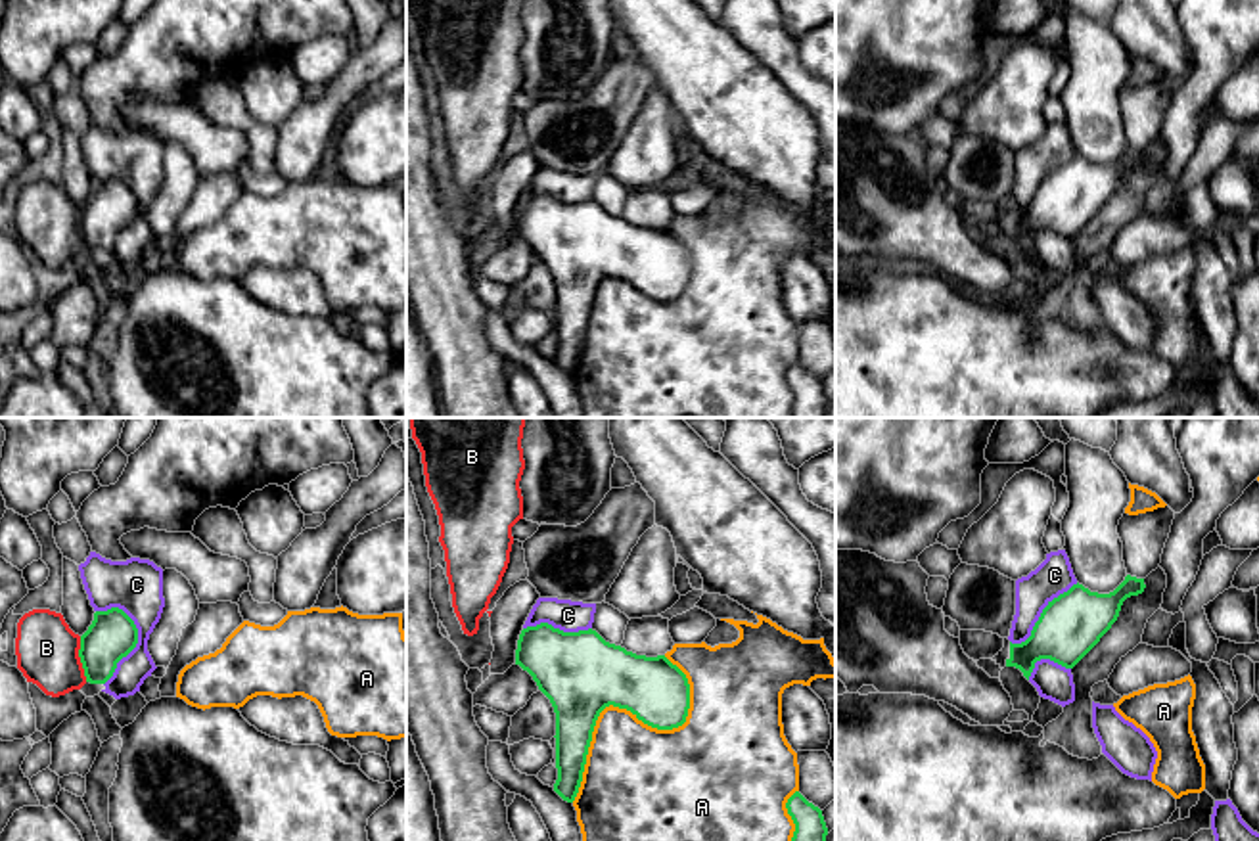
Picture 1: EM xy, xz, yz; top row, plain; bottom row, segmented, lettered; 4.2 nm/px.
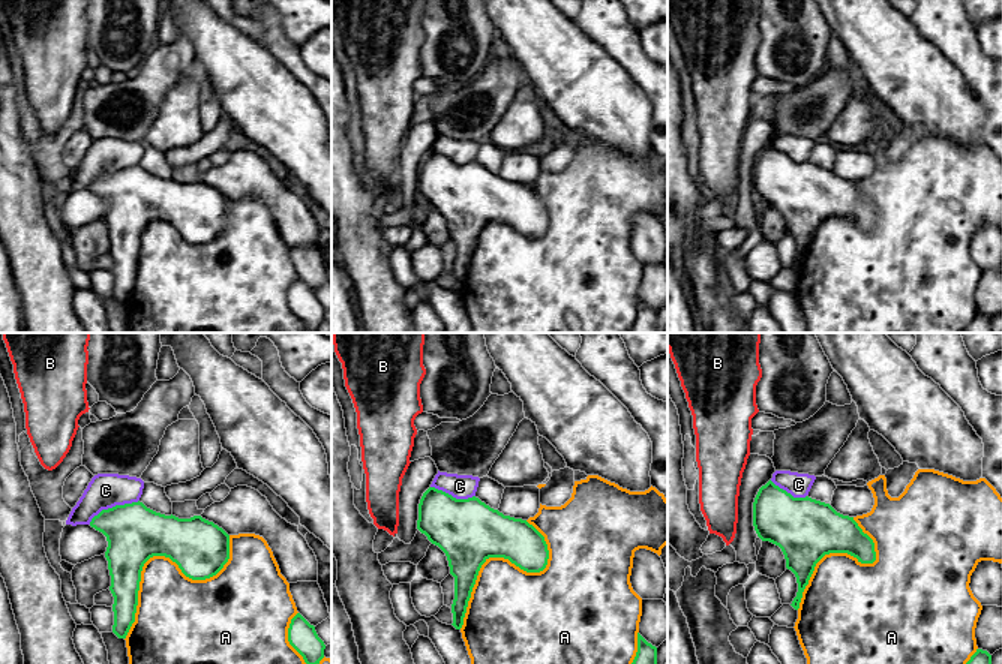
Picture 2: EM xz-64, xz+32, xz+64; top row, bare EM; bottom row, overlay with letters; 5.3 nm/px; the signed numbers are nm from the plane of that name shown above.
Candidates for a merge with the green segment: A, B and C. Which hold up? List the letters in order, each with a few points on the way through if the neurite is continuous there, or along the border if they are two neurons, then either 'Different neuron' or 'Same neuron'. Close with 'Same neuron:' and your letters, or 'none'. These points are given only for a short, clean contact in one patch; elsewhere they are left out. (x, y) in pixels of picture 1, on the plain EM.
A: Different neuron
B: Boundary: xy (79, 207), (79, 232), (87, 251). Different neuron
C: Different neuron
Same neuron: none

